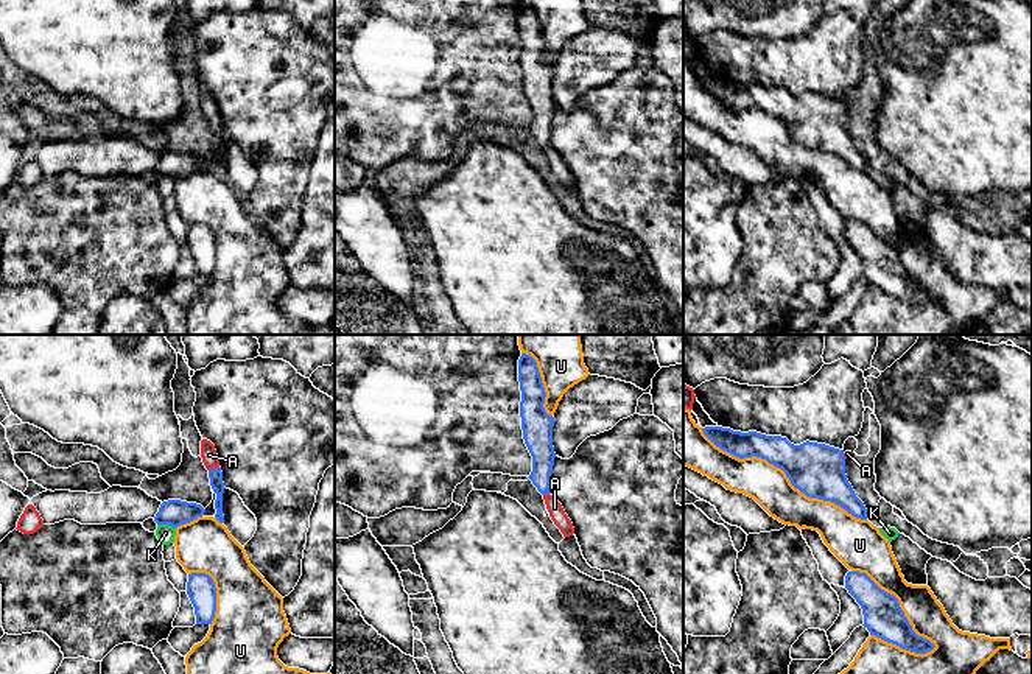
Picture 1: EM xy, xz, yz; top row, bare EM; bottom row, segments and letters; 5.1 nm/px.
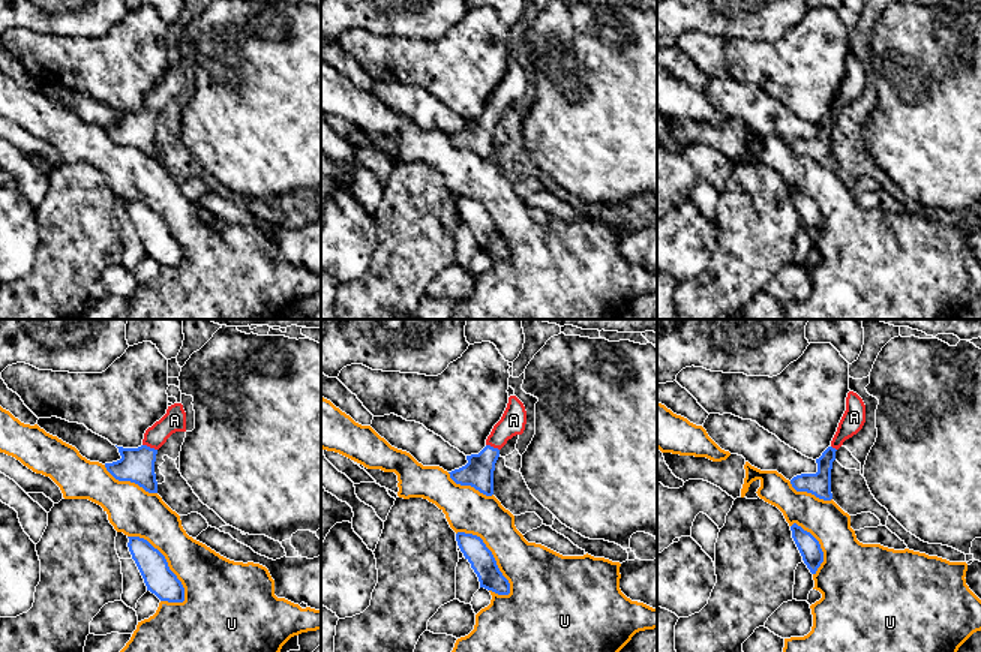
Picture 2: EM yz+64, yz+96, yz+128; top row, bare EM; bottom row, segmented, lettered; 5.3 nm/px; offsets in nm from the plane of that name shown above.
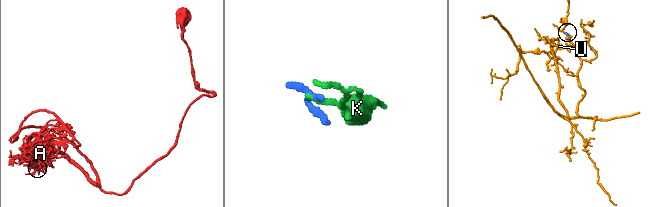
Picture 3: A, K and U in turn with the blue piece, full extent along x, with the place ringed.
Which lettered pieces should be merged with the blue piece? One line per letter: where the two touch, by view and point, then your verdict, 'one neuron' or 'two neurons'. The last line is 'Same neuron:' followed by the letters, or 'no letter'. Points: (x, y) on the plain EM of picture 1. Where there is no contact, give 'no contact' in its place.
A: meets blue in xy at (215, 119); one neuron
K: meets blue in xy at (167, 175); two neurons
U: meets blue in yz at (785, 123); two neurons
Same neuron: A

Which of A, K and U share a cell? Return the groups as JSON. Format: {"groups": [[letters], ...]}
{"groups": [["A"], ["K"], ["U"]]}

